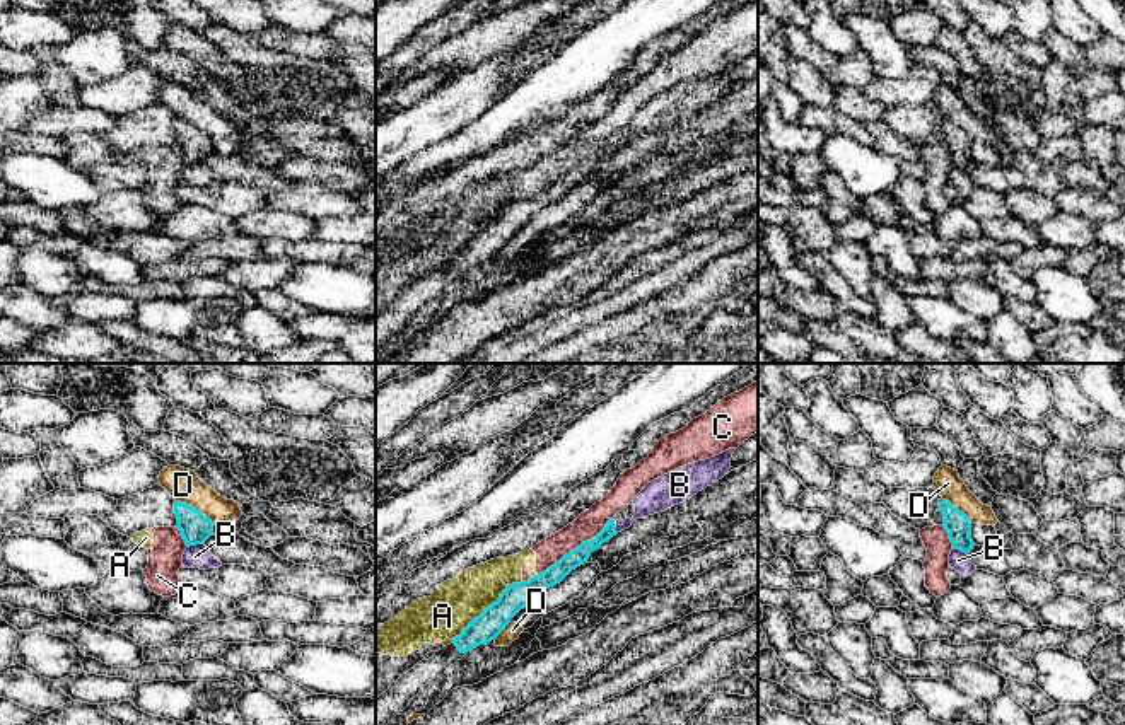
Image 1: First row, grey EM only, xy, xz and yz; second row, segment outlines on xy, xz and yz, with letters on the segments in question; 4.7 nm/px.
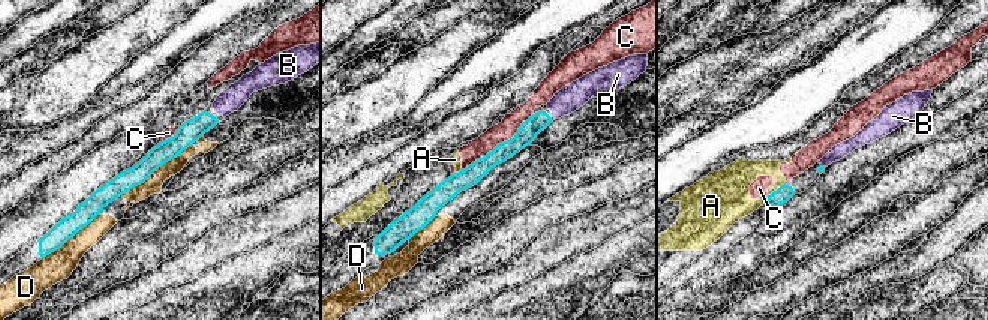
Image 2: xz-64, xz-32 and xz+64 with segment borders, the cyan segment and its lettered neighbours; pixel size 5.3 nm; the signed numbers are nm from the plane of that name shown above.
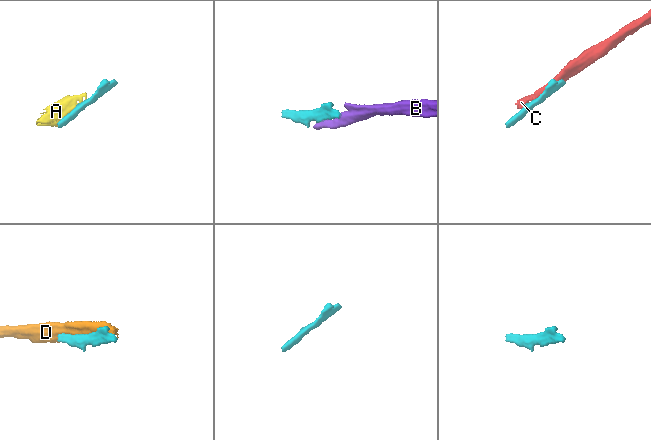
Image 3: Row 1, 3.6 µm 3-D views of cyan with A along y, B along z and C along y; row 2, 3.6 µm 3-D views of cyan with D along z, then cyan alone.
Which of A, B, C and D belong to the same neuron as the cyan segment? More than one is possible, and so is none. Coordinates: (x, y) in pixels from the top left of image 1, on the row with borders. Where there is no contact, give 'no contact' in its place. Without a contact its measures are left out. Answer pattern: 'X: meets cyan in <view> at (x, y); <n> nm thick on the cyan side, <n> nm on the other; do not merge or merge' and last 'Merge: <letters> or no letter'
A: meets cyan in xz at (489, 606); 140 nm thick on the cyan side, 240 nm on the other; do not merge
B: meets cyan in xy at (195, 545); 150 nm thick on the cyan side, 110 nm on the other; merge
C: meets cyan in xz at (574, 550); 90 nm thick on the cyan side, 120 nm on the other; do not merge
D: meets cyan in xy at (195, 509); 150 nm thick on the cyan side, 160 nm on the other; do not merge
Merge: B

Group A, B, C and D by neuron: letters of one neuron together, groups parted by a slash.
A C / B / D

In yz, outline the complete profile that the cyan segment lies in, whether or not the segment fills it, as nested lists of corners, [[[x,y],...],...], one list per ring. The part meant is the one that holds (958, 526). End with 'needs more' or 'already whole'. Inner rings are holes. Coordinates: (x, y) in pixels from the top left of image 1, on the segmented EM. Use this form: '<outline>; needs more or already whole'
[[[942,500],[939,508],[944,515],[944,529],[953,542],[953,551],[949,554],[949,566],[961,575],[971,575],[976,566],[970,561],[968,551],[975,546],[971,539],[971,522],[970,519],[953,507],[949,502]]]; needs more

